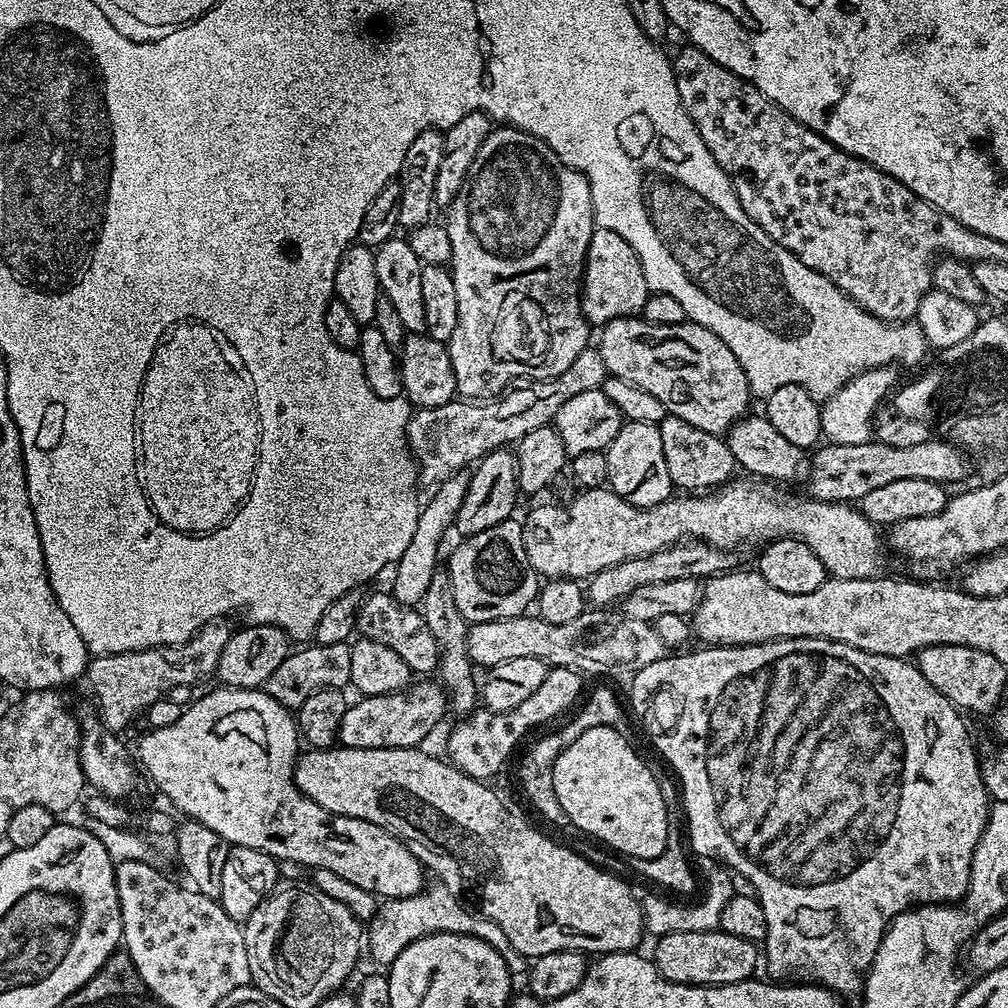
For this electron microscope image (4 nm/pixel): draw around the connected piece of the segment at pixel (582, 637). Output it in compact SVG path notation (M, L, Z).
M585 610L574 622L561 624L541 620L536 614L525 614L471 625L468 654L473 665L480 667L481 664L484 670L498 666L498 662L510 662L510 658L542 658L549 666L574 668L589 677L628 678L650 666L650 662L661 660L666 647L647 620L630 618L622 610Z

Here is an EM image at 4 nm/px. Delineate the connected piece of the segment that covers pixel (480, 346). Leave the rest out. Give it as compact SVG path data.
M511 126L493 127L492 133L485 138L474 162L468 171L466 182L458 194L451 197L446 209L446 227L450 234L452 247L452 262L450 271L454 278L454 290L458 293L458 326L454 326L454 334L446 341L450 362L454 366L454 382L456 391L461 397L472 402L487 402L500 395L513 382L525 378L546 380L549 376L557 376L566 370L582 354L582 350L589 347L588 331L590 325L584 316L582 303L582 285L584 283L584 259L588 256L590 238L594 231L592 219L592 199L590 186L577 168L562 163L558 154L542 138L520 128Z

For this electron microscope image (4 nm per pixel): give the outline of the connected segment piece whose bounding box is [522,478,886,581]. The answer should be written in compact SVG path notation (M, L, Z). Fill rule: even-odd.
M734 478L711 494L676 494L662 501L658 506L649 508L634 506L607 487L581 491L579 493L581 496L577 500L570 501L565 508L559 508L556 504L544 504L541 508L534 509L528 517L523 517L526 558L530 558L536 575L541 578L583 581L585 578L596 576L607 567L626 562L628 559L652 555L663 548L681 543L685 538L689 541L704 541L719 550L735 550L734 548L739 544L748 544L751 540L771 542L781 538L791 538L800 540L806 546L810 546L814 554L818 554L829 577L838 580L850 578L870 580L879 577L885 571L885 541L876 533L879 532L877 525L871 524L861 514L859 507L848 502L831 504L825 500L811 498L803 500L800 496L779 496L772 489L775 487L748 480Z

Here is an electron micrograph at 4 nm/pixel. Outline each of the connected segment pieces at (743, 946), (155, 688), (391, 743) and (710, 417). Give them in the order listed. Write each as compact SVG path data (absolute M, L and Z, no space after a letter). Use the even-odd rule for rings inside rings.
M719 930L715 932L679 932L678 934L666 934L659 937L655 941L656 943L656 956L654 955L654 963L656 969L664 975L670 982L678 982L679 984L733 984L734 982L742 982L743 980L753 979L754 973L752 972L756 968L756 952L758 956L758 948L755 943L746 938L738 938L734 934L729 932L721 932Z
M213 618L206 622L186 642L181 644L163 644L157 648L140 648L136 652L123 652L122 654L110 654L109 656L92 656L87 668L84 669L82 684L88 687L88 692L94 699L100 700L100 712L98 719L105 728L117 734L123 733L123 728L135 718L136 712L143 713L155 700L167 697L170 690L178 686L192 688L203 680L212 680L216 675L218 658L222 656L222 649L226 642L230 642L234 628L228 625L224 618Z
M413 683L407 690L391 692L388 695L365 696L353 701L342 718L339 727L338 740L345 748L360 749L394 749L419 747L422 740L439 724L444 714L448 712L448 695L441 683Z
M685 322L674 326L658 326L645 323L644 332L632 340L628 332L624 332L617 342L616 348L612 344L600 348L602 358L606 362L611 375L623 376L632 384L643 384L658 402L664 404L665 413L682 418L682 422L690 422L690 426L698 426L698 430L706 430L710 434L720 436L727 433L728 429L749 411L748 396L750 389L748 379L734 354L710 330L700 324Z

